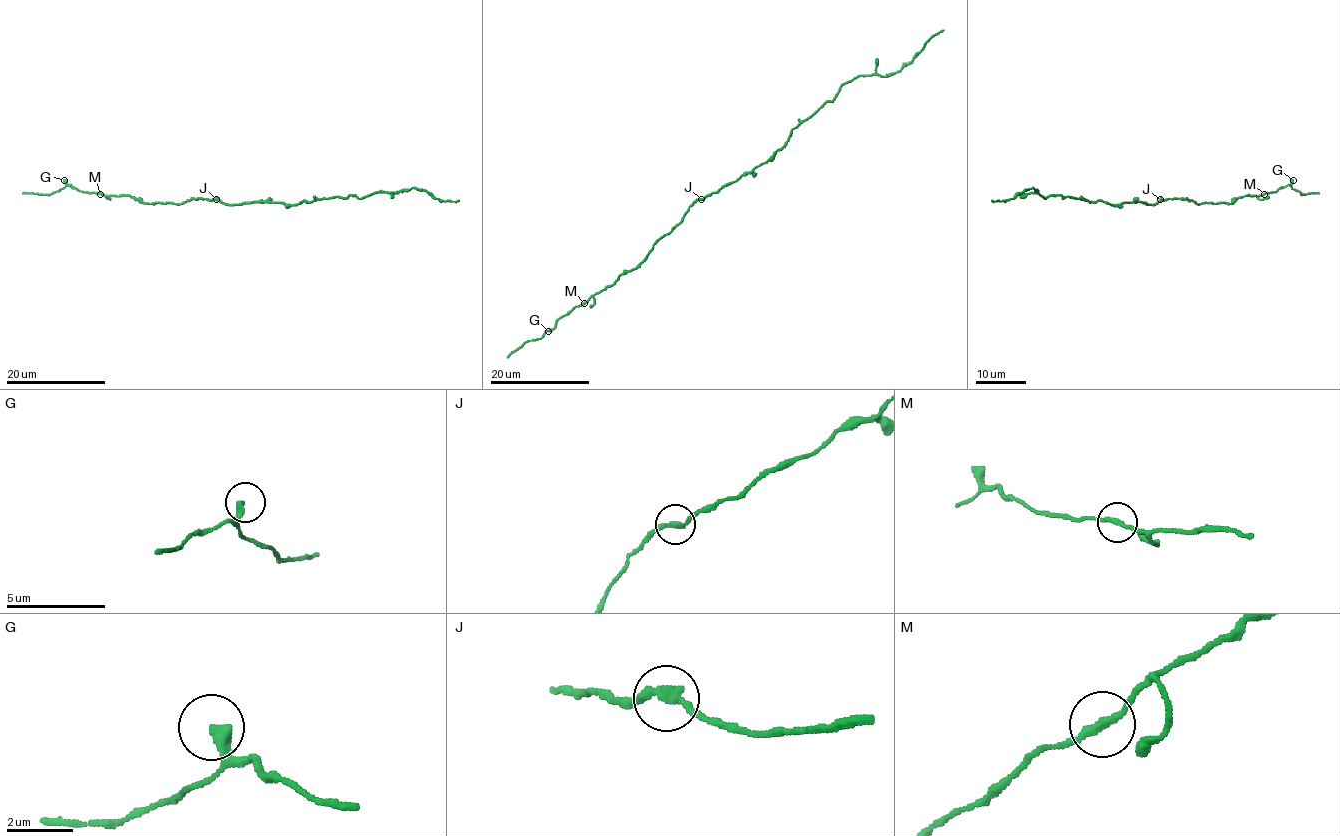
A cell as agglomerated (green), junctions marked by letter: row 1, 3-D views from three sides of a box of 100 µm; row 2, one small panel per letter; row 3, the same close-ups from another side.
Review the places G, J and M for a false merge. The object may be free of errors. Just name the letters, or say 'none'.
J

